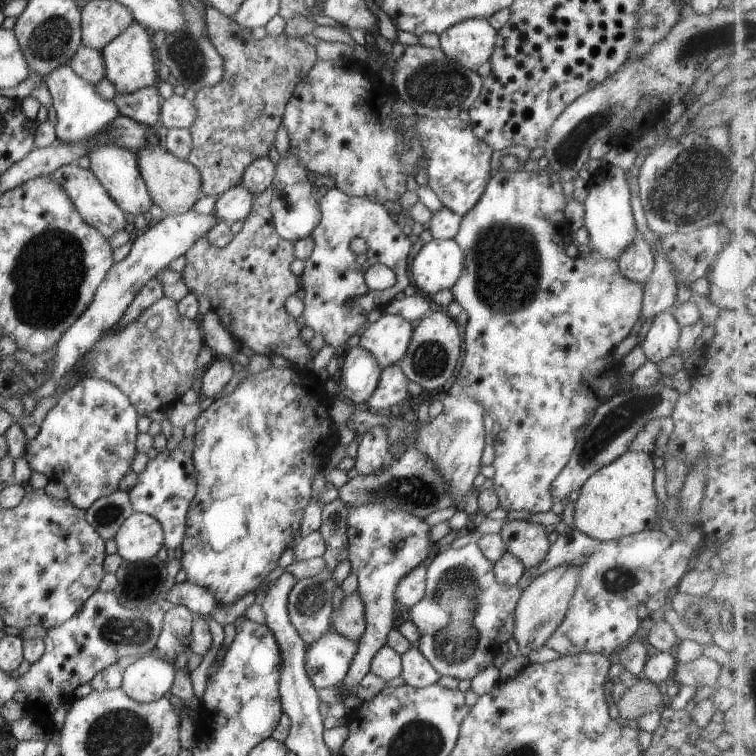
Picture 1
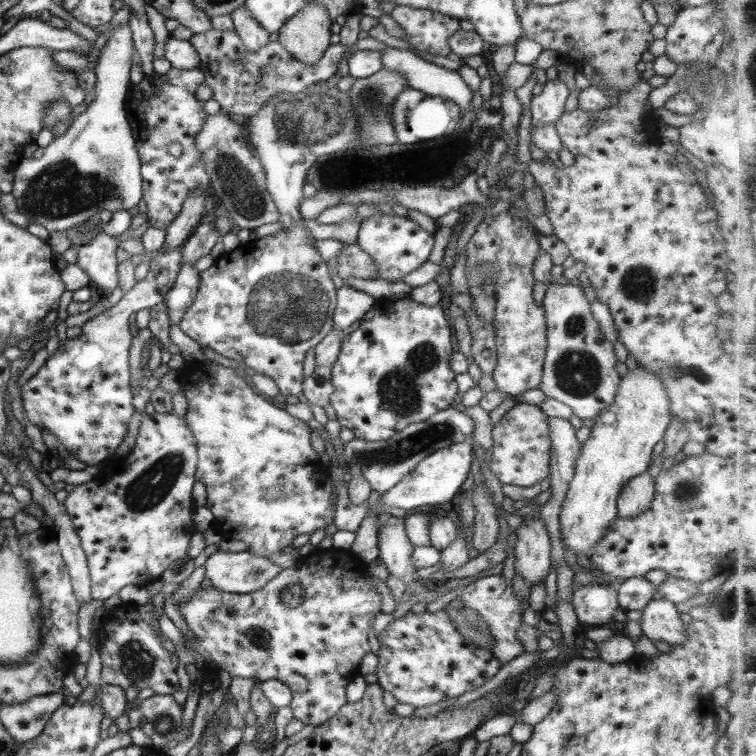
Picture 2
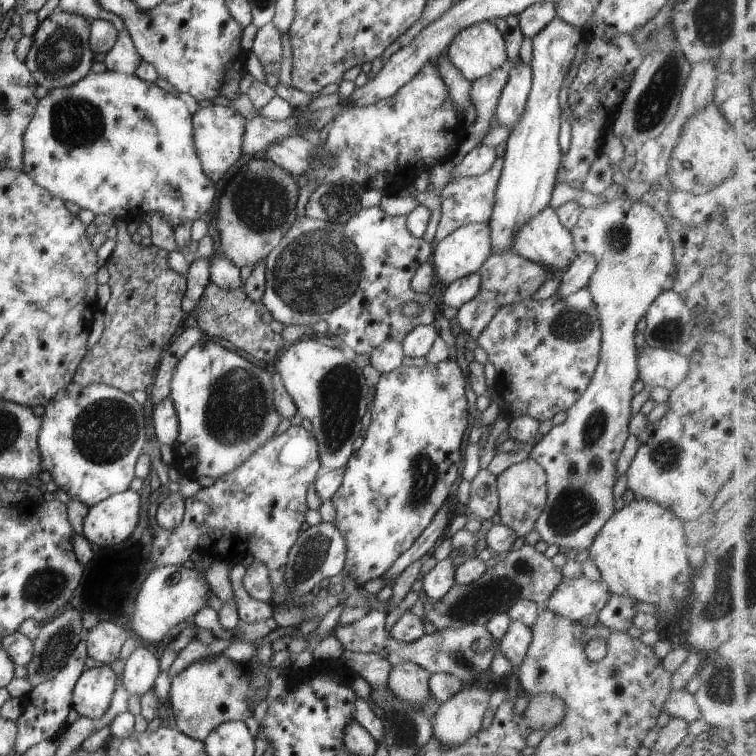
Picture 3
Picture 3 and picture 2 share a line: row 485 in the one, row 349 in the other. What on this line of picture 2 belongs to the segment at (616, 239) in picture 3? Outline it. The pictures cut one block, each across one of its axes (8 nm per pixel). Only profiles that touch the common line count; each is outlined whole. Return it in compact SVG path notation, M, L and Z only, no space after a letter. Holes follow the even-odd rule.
M551 282L546 286L542 310L546 325L546 352L538 389L550 399L571 409L577 418L593 418L609 404L622 378L615 371L612 344L599 329L580 284Z

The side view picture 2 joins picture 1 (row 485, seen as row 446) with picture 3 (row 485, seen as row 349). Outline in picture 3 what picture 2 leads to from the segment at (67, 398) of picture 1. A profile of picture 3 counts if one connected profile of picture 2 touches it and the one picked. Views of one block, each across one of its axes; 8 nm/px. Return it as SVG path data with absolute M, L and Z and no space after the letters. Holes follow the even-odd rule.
M70 383L59 390L44 407L40 417L41 429L38 431L37 445L40 451L41 472L47 471L57 488L69 497L79 500L89 508L116 493L128 490L136 475L136 459L143 453L145 439L145 418L142 406L130 394L115 388L94 383L85 387Z

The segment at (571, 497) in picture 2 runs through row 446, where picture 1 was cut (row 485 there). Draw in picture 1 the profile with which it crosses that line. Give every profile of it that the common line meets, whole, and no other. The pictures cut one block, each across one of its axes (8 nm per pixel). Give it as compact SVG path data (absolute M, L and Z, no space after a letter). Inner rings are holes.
M629 450L593 472L581 484L579 496L574 502L575 529L600 542L619 540L640 531L655 529L658 501L653 488L654 474L652 456Z

